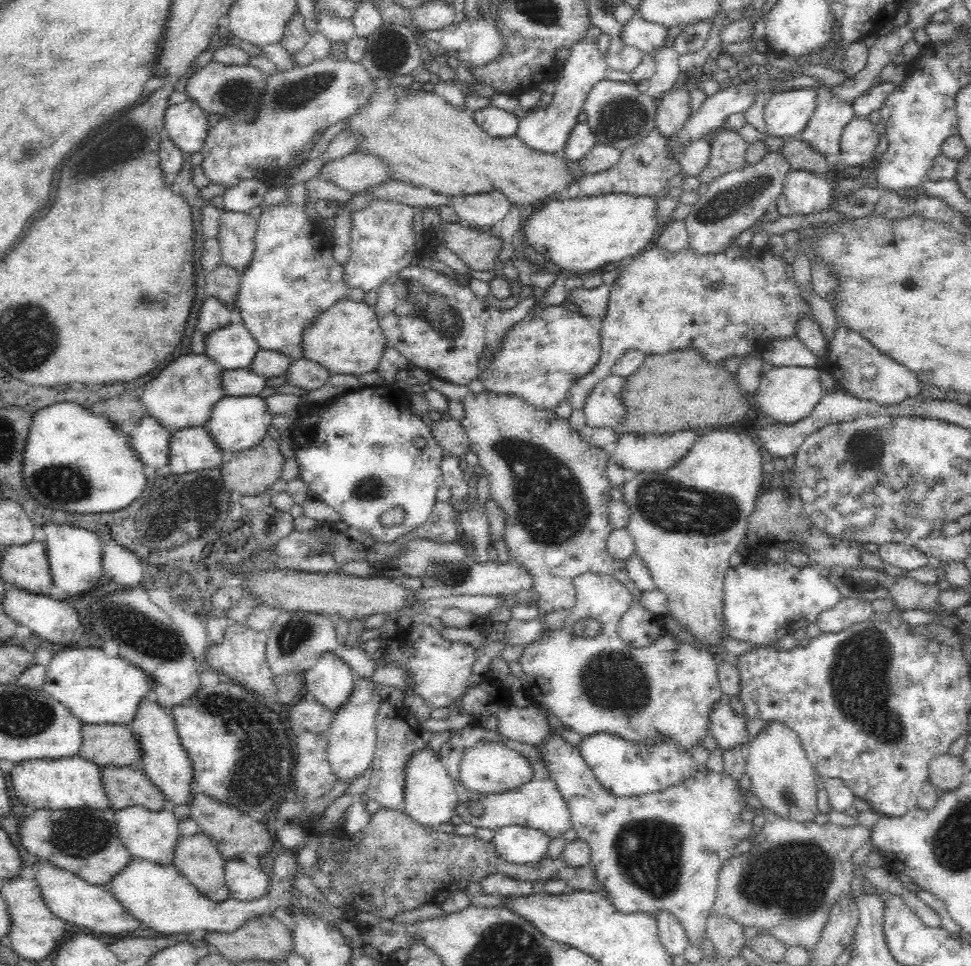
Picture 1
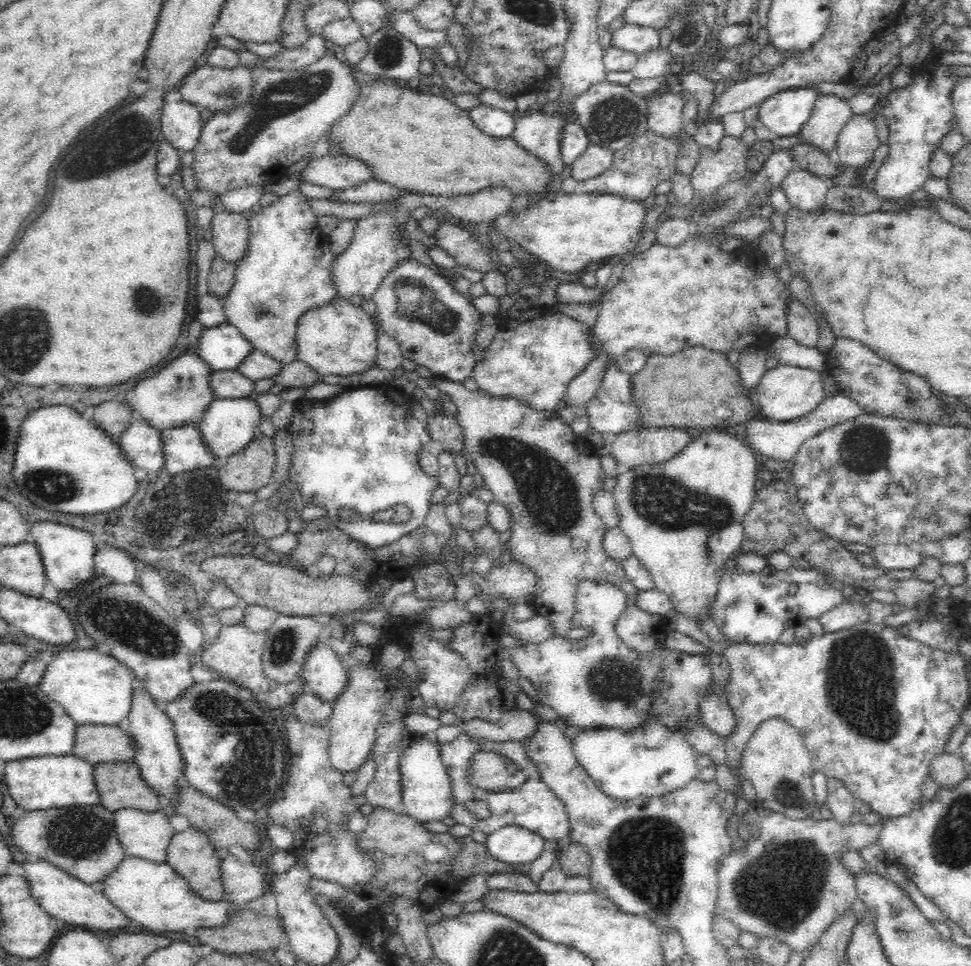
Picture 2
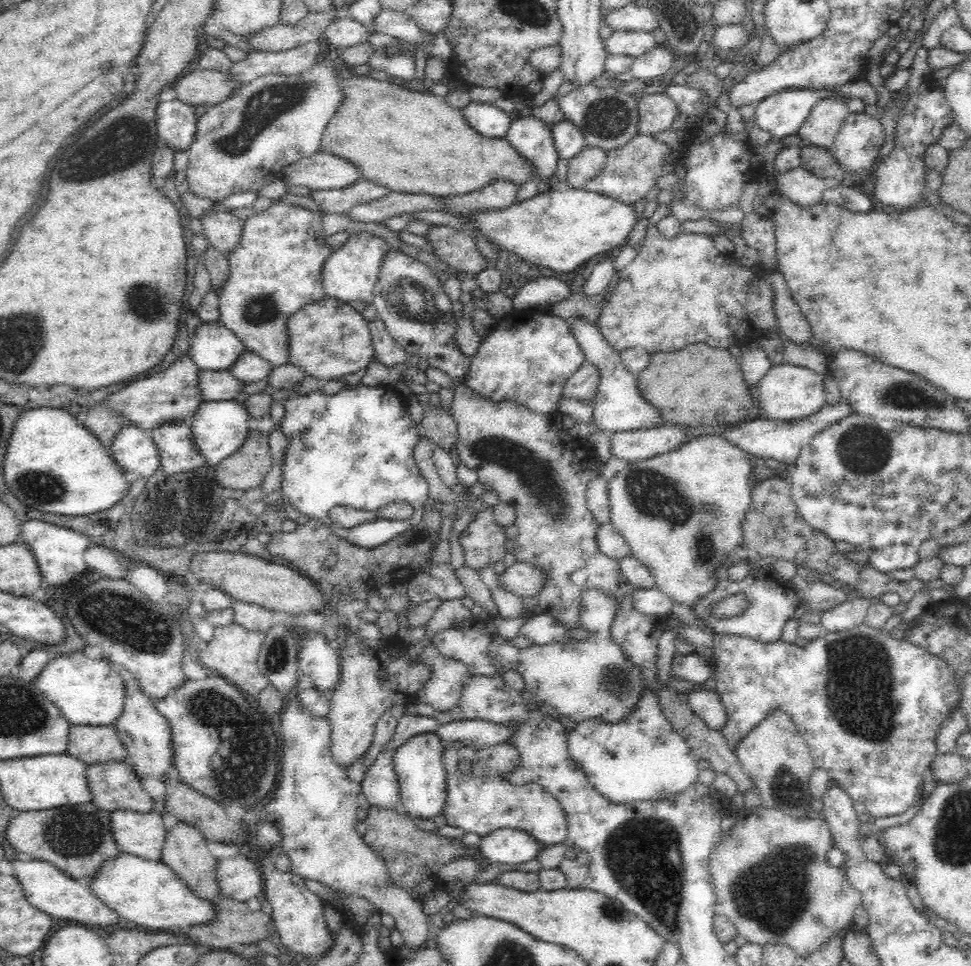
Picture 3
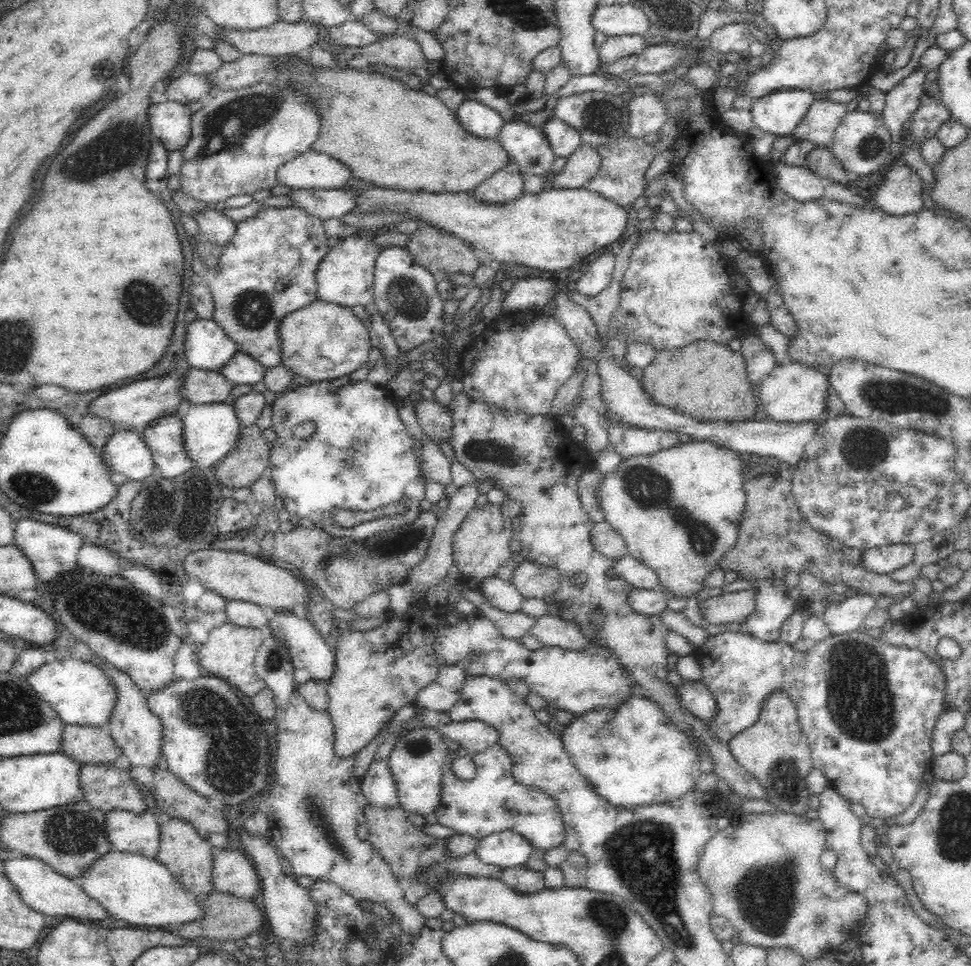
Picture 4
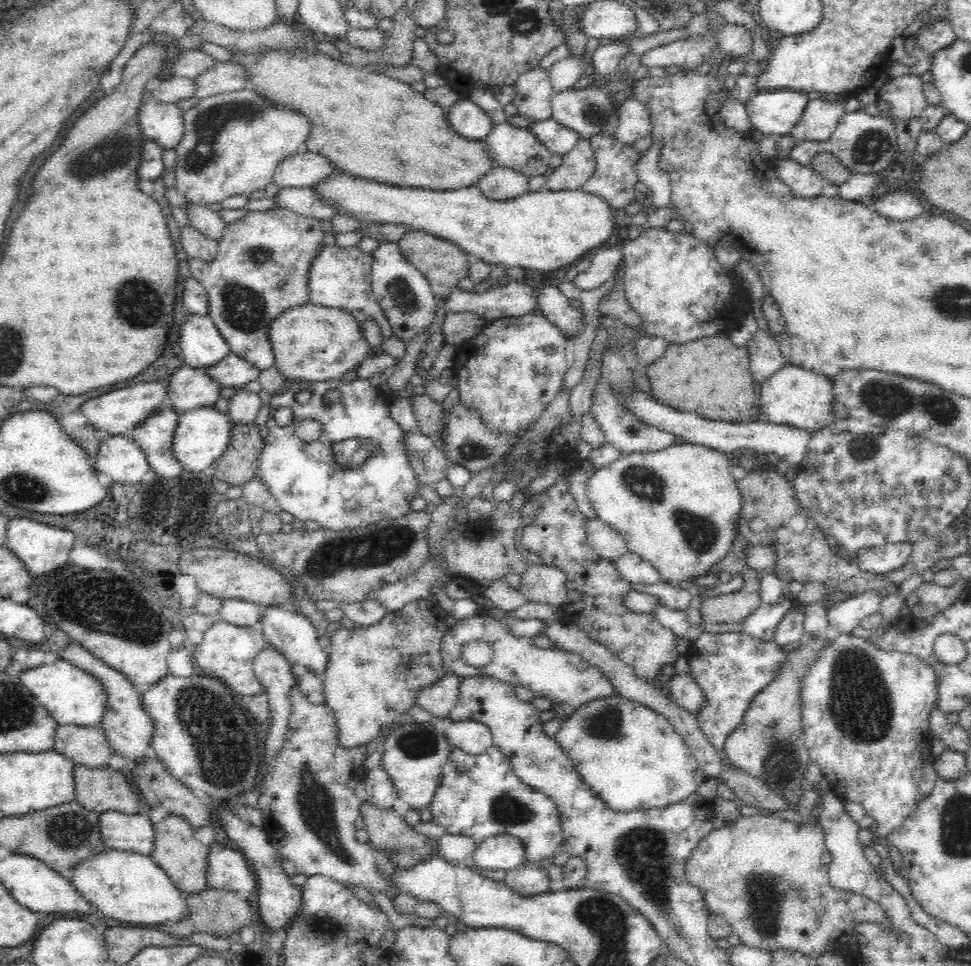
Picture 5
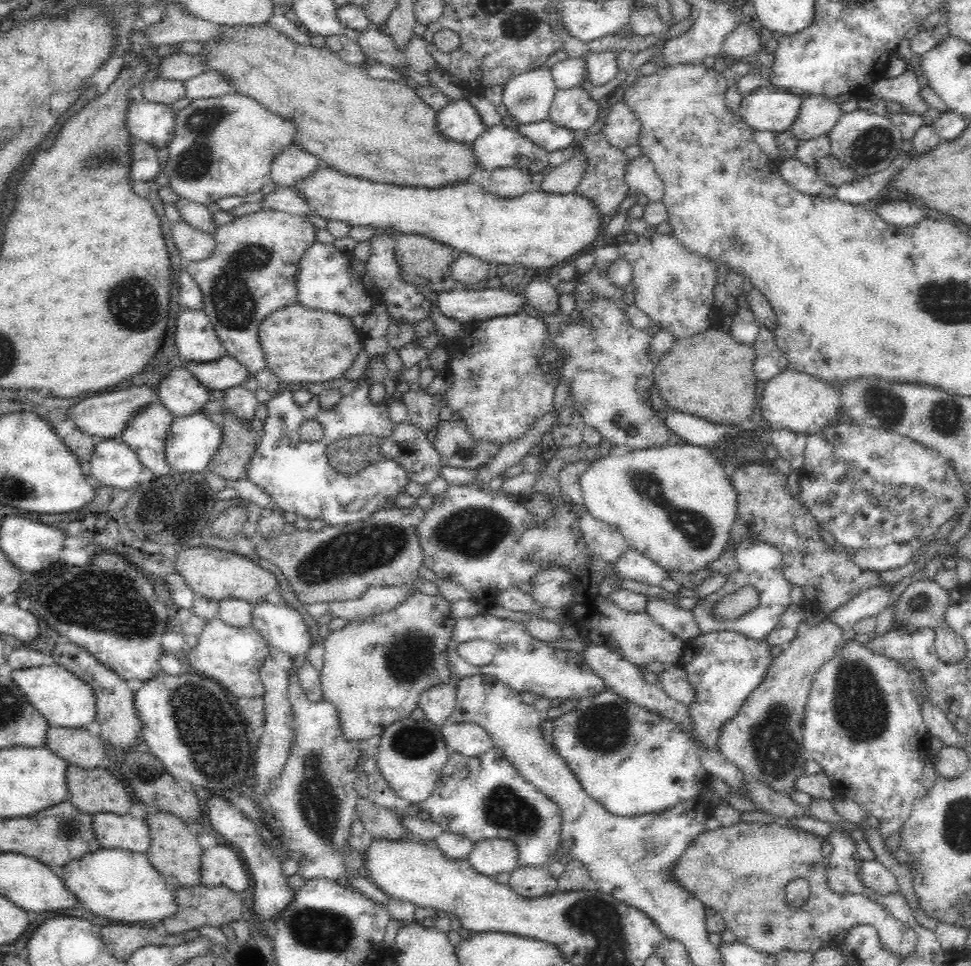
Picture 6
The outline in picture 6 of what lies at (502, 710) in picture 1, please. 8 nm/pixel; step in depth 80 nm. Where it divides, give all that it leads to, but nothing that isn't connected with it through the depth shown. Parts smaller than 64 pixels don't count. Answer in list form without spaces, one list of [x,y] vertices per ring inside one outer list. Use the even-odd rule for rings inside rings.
[[[447,723],[439,727],[447,750],[456,751],[457,754],[465,755],[467,758],[480,757],[493,746],[490,735],[477,724]]]

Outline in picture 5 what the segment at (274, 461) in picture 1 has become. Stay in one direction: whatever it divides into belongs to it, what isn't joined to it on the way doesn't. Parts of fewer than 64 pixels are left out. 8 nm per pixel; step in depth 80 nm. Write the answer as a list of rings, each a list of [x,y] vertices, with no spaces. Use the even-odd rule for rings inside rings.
[[[234,424],[230,432],[229,446],[220,458],[212,462],[216,478],[236,486],[253,480],[258,469],[258,452],[262,449],[262,438],[256,424]]]

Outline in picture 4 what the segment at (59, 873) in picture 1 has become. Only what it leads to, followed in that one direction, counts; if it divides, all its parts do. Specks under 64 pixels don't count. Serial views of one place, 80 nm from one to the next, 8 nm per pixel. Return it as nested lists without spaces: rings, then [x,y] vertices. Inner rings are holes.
[[[13,855],[4,861],[5,875],[13,883],[22,903],[28,905],[31,910],[44,913],[48,916],[70,916],[70,918],[86,918],[86,920],[104,920],[110,918],[106,910],[100,904],[89,898],[82,891],[81,883],[75,878],[58,874],[50,865],[37,858]]]

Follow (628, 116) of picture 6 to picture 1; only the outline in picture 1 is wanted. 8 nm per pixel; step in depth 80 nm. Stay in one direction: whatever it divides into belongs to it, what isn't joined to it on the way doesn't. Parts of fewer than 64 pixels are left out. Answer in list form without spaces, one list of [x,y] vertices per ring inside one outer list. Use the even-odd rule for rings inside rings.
[[[686,85],[684,88],[675,88],[656,100],[654,125],[662,133],[662,136],[671,137],[676,134],[691,115],[690,89],[690,85]]]

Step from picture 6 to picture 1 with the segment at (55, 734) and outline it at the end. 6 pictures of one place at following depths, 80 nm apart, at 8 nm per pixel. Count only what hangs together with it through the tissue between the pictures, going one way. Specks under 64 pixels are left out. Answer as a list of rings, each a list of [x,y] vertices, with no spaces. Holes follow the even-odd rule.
[[[82,724],[82,744],[78,756],[100,767],[136,766],[142,750],[128,725]]]

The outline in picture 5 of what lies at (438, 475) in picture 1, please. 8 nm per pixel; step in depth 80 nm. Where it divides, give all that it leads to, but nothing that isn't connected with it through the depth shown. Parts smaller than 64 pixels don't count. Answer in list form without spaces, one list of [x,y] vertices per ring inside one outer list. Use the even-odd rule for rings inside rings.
[[[358,376],[347,383],[340,379],[290,382],[272,396],[268,403],[270,416],[265,425],[269,432],[258,452],[258,469],[254,477],[262,479],[281,510],[293,514],[298,520],[316,520],[322,528],[330,530],[354,530],[358,526],[372,525],[380,518],[398,518],[409,513],[408,501],[417,496],[416,489],[420,484],[402,444],[402,430],[390,418],[392,412],[388,412],[386,400],[376,396],[376,391],[368,379]],[[330,388],[340,390],[342,396],[339,401],[324,406],[322,395]],[[298,390],[312,392],[308,404],[296,402],[294,394]],[[279,408],[292,410],[294,418],[288,426],[275,424],[273,415]],[[306,418],[322,424],[323,432],[318,440],[306,442],[294,436],[294,424]],[[356,436],[376,442],[376,454],[358,467],[338,465],[330,448],[336,442],[352,443]]]

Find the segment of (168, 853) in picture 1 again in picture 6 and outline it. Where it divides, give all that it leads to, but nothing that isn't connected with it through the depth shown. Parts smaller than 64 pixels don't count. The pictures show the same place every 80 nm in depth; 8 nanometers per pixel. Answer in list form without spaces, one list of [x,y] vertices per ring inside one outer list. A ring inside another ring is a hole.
[[[94,813],[93,832],[98,844],[107,849],[128,849],[145,853],[150,846],[149,827],[144,819],[114,813]]]

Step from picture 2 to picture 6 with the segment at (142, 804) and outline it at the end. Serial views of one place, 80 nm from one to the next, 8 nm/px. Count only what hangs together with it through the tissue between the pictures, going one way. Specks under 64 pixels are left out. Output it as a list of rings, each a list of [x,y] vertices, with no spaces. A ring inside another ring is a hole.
[[[70,765],[66,770],[66,783],[68,791],[67,802],[70,802],[84,814],[114,813],[116,815],[126,815],[131,807],[132,797],[127,793],[126,786],[106,769],[102,770],[99,767],[82,769],[81,767]]]

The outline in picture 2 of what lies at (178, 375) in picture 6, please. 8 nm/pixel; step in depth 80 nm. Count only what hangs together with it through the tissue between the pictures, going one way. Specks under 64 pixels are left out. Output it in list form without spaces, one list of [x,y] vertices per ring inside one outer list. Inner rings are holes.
[[[236,370],[211,372],[209,385],[216,399],[246,397],[254,390],[254,381],[244,377]]]

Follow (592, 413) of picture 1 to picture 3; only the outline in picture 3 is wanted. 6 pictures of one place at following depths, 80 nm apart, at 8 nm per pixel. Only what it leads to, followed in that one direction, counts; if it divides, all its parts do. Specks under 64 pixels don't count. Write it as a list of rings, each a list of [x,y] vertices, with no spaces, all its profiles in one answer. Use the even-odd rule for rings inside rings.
[[[575,318],[570,323],[570,331],[574,334],[577,343],[581,346],[581,350],[585,354],[585,361],[592,363],[598,369],[598,388],[595,394],[594,403],[594,423],[598,429],[611,434],[612,432],[620,431],[638,431],[638,430],[651,430],[658,429],[660,426],[672,425],[666,424],[660,420],[660,416],[654,418],[654,406],[648,406],[647,402],[639,392],[636,377],[623,365],[620,359],[619,352],[616,352],[608,345],[608,342],[602,337],[602,333],[598,330],[597,322],[591,324],[588,320]]]

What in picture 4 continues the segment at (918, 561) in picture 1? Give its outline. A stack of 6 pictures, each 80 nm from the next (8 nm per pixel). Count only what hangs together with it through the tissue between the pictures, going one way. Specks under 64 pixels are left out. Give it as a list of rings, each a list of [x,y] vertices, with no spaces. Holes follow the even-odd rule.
[[[910,544],[882,545],[863,551],[861,566],[876,574],[888,575],[909,564],[914,554],[914,546]]]

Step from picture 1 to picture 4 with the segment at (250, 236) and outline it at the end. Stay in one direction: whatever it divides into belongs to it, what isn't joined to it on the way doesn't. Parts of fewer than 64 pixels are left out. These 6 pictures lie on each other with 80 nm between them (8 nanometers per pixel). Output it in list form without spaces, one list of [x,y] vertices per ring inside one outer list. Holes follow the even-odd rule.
[[[207,206],[204,210],[191,214],[191,217],[197,222],[200,236],[212,244],[224,246],[234,236],[236,222],[215,209]]]

